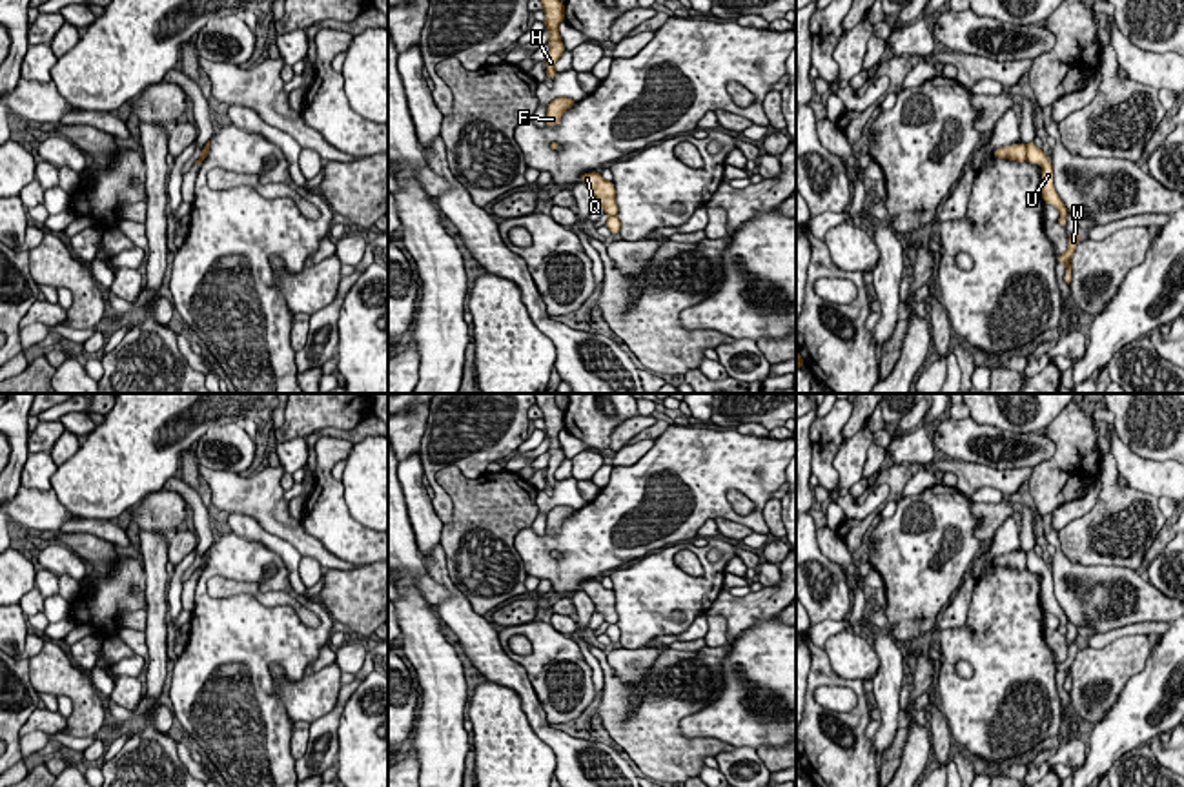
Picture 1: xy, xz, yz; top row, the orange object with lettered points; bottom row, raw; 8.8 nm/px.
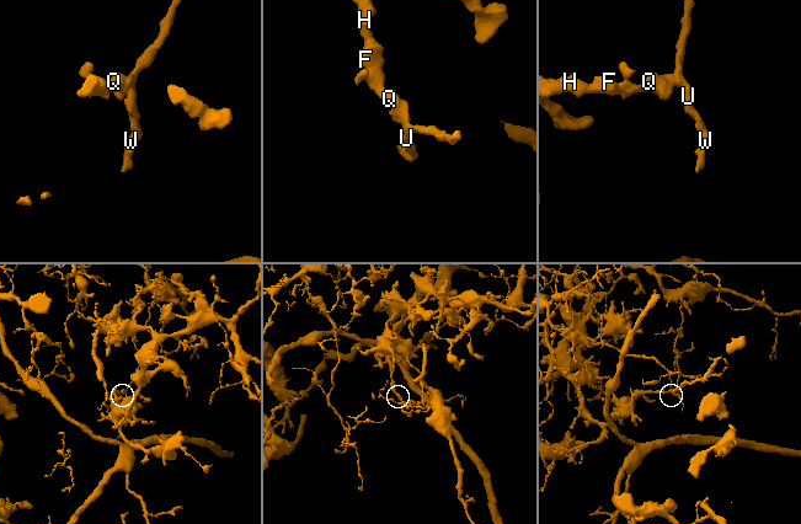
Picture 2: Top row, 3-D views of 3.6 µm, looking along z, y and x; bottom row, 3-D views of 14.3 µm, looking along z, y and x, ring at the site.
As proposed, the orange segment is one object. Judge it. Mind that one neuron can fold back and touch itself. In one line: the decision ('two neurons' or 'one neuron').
two neurons

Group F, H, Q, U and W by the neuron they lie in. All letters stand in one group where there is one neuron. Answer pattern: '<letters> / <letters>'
F H Q / U W

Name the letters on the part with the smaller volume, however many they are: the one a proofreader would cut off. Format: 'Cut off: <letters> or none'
Cut off: U, W

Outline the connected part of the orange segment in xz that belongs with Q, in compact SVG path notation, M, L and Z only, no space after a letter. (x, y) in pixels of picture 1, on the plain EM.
M597 579L583 581L581 590L592 599L596 612L599 612L608 625L618 623L614 590L608 590Z

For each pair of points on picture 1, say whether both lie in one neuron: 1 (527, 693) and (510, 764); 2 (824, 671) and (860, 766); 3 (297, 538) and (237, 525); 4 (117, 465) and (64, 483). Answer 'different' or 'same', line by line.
1: different
2: same
3: different
4: same

